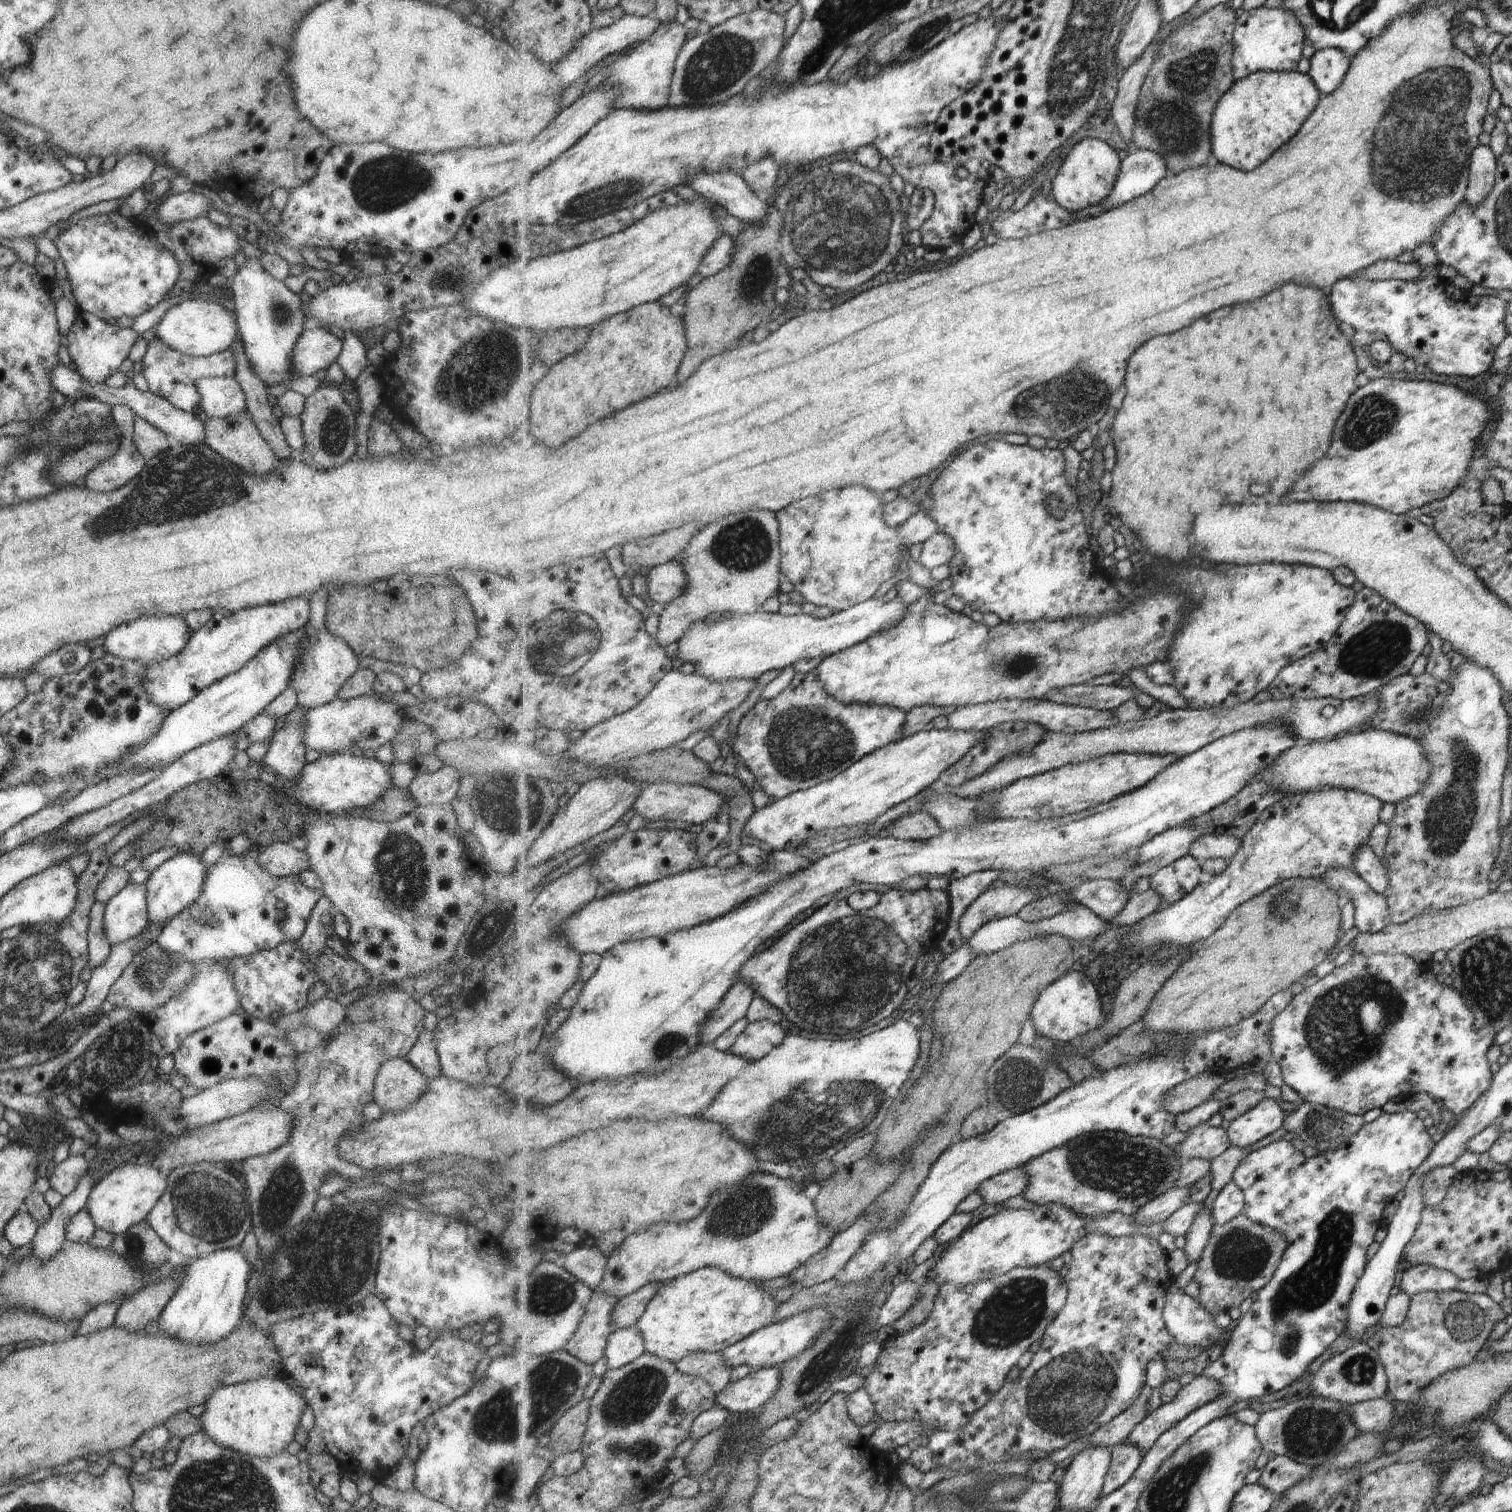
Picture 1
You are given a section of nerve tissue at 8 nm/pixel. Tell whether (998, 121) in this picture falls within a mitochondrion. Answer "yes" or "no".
no

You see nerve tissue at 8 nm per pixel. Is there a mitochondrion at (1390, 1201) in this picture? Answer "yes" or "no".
no

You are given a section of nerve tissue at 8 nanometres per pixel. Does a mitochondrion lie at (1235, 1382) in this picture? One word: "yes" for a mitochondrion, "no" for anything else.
no

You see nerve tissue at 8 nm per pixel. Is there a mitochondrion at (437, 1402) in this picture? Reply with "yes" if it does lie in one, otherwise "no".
no

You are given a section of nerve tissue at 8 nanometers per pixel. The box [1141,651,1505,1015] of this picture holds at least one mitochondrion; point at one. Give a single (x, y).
(1450, 815)

